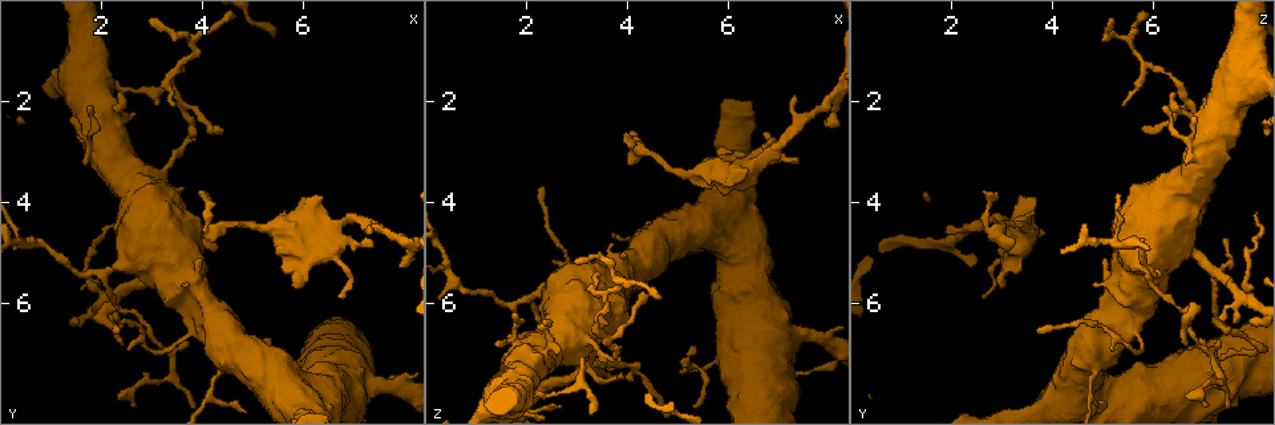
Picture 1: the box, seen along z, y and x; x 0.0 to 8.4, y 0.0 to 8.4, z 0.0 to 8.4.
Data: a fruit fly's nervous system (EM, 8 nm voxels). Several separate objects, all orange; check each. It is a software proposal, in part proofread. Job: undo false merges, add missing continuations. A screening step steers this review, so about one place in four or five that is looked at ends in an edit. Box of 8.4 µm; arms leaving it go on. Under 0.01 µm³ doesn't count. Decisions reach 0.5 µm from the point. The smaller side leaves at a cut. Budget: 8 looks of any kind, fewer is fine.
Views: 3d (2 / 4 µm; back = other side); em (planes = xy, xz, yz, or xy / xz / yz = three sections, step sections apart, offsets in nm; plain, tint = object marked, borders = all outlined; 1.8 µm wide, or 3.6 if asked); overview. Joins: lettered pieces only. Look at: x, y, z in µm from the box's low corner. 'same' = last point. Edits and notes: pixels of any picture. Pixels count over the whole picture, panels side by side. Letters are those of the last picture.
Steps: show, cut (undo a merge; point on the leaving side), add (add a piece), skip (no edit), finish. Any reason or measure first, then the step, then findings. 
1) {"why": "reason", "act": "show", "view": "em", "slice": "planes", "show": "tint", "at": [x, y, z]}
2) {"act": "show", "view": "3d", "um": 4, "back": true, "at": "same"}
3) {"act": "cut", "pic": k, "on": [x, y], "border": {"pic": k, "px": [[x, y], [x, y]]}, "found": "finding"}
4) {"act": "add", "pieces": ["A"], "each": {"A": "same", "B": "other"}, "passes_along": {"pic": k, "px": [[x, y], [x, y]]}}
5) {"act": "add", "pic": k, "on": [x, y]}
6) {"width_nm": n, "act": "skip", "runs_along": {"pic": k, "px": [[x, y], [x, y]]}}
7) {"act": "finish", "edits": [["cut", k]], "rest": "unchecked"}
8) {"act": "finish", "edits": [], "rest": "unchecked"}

{"why": "touches itself", "act": "show", "view": "3d", "um": 4, "at": [5.65, 7.65, 3.90]}

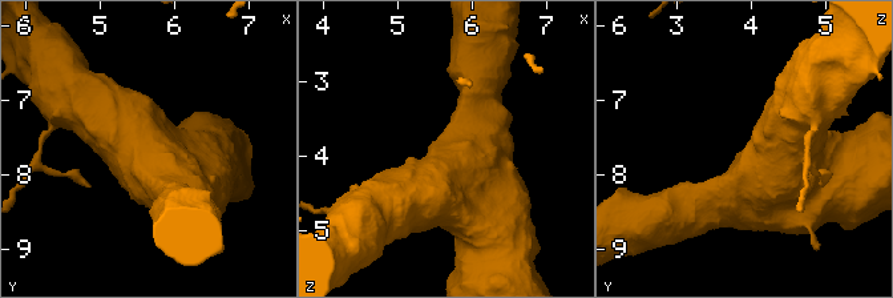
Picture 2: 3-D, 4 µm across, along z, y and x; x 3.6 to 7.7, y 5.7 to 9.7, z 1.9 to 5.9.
{"why": "now the EM", "act": "show", "view": "em", "um": 3.6, "slice": "yz", "step": 8, "show": "tint", "at": [5.65, 7.65, 3.90]}

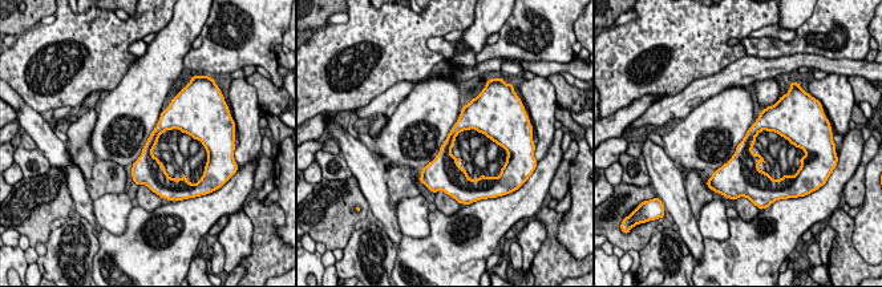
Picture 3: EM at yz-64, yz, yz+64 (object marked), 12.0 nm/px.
{"why": "cut it another way", "act": "show", "view": "em", "um": 3.6, "slice": "planes", "show": "borders", "at": "same"}

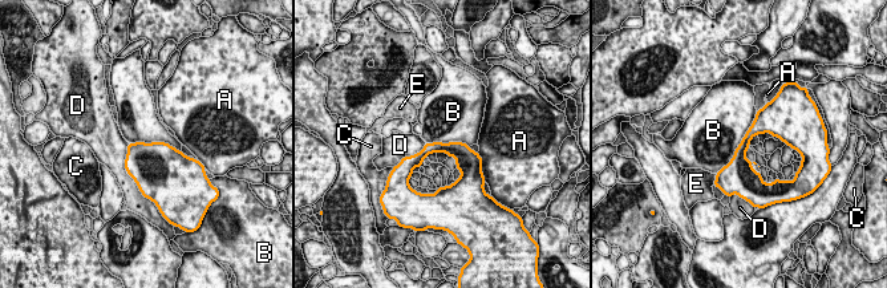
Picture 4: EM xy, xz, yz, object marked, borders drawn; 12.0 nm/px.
{"act": "skip", "each": {"A": "other", "B": "other", "C": "other", "D": "other", "E": "other"}, "runs_along": {"pic": 4, "px": [[764, 113], [740, 151], [738, 181]]}, "found": "continuous, no second neuron"}

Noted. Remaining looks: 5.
{"why": "tapers out", "act": "show", "view": "3d", "um": 4, "at": [3.45, 2.05, 5.40]}

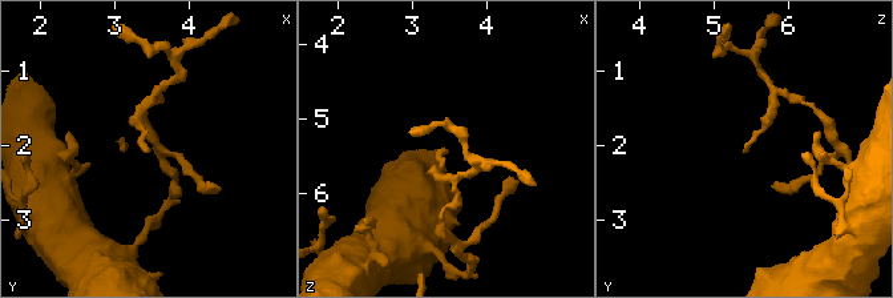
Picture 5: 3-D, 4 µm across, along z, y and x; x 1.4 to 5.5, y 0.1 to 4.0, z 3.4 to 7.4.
{"why": "shape alone is not enough", "act": "show", "view": "em", "slice": "xz", "step": 8, "show": "borders", "at": [3.40, 2.10, 5.40]}

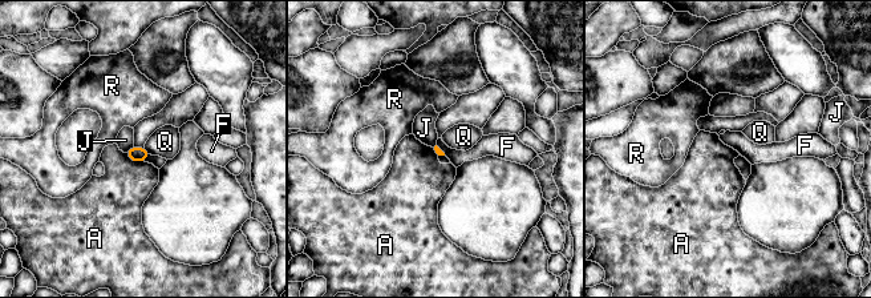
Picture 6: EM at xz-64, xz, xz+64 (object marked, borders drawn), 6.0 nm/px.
{"act": "show", "view": "em", "slice": "planes", "show": "borders", "at": "same"}

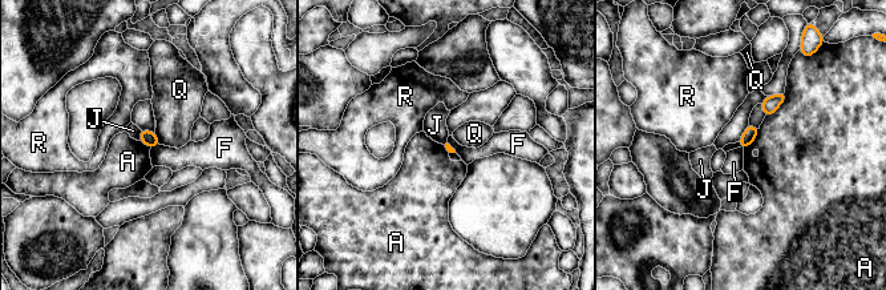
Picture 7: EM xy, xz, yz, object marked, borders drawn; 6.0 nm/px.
{"longest_contact_nm": ["A", 200], "act": "skip", "each": {"A": "other", "F": "other", "J": "other", "Q": "other", "R": "other"}, "border": {"pic": 7, "px": [[785, 91], [787, 99], [765, 117]]}, "found": "no lettered piece goes on from it"}

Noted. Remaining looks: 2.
{"act": "finish", "edits": [], "rest": "unchecked"}

